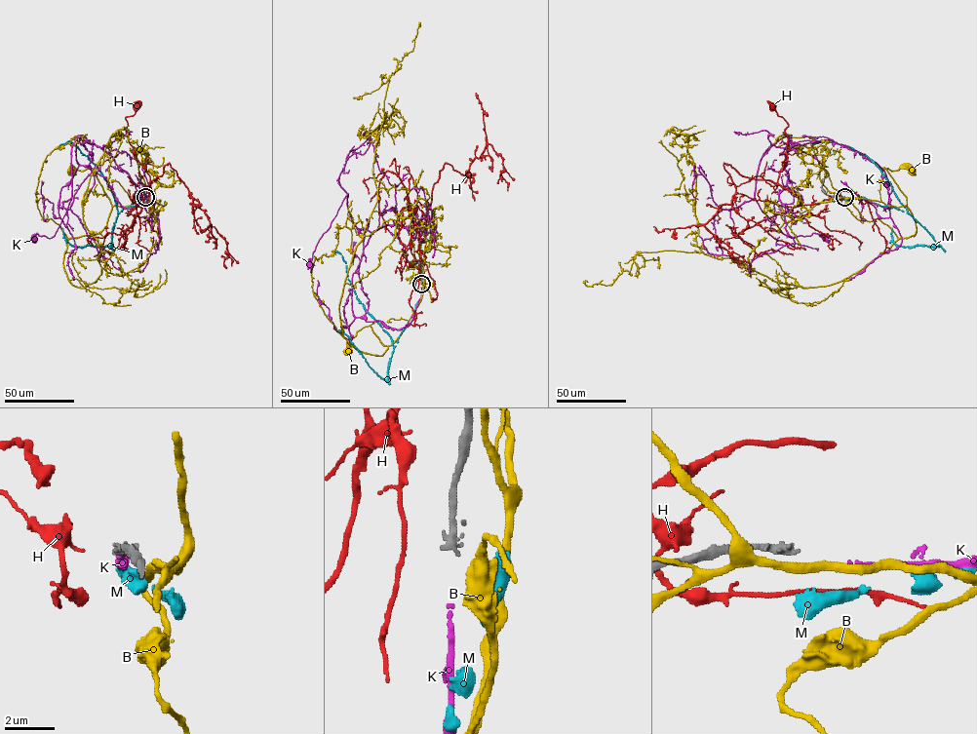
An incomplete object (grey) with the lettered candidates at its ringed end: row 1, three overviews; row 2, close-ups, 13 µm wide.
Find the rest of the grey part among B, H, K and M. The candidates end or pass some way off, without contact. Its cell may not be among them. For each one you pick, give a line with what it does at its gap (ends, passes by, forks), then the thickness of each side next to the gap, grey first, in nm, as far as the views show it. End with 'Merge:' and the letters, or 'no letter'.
K: it ends | 280/160 nm
Merge: K

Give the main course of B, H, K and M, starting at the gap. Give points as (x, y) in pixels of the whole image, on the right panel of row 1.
B: (845, 197), (878, 201), (897, 207), (906, 206), (907, 198), (886, 169), (912, 171)
H: (845, 199), (835, 194), (801, 205), (778, 183), (787, 159), (788, 123), (772, 107)
K: (847, 197), (890, 207), (882, 170), (848, 146), (786, 135), (763, 153), (761, 210), (792, 238), (825, 239)
M: (845, 199), (862, 197), (881, 206), (907, 212), (890, 182), (869, 158), (836, 142), (821, 140), (813, 145)

